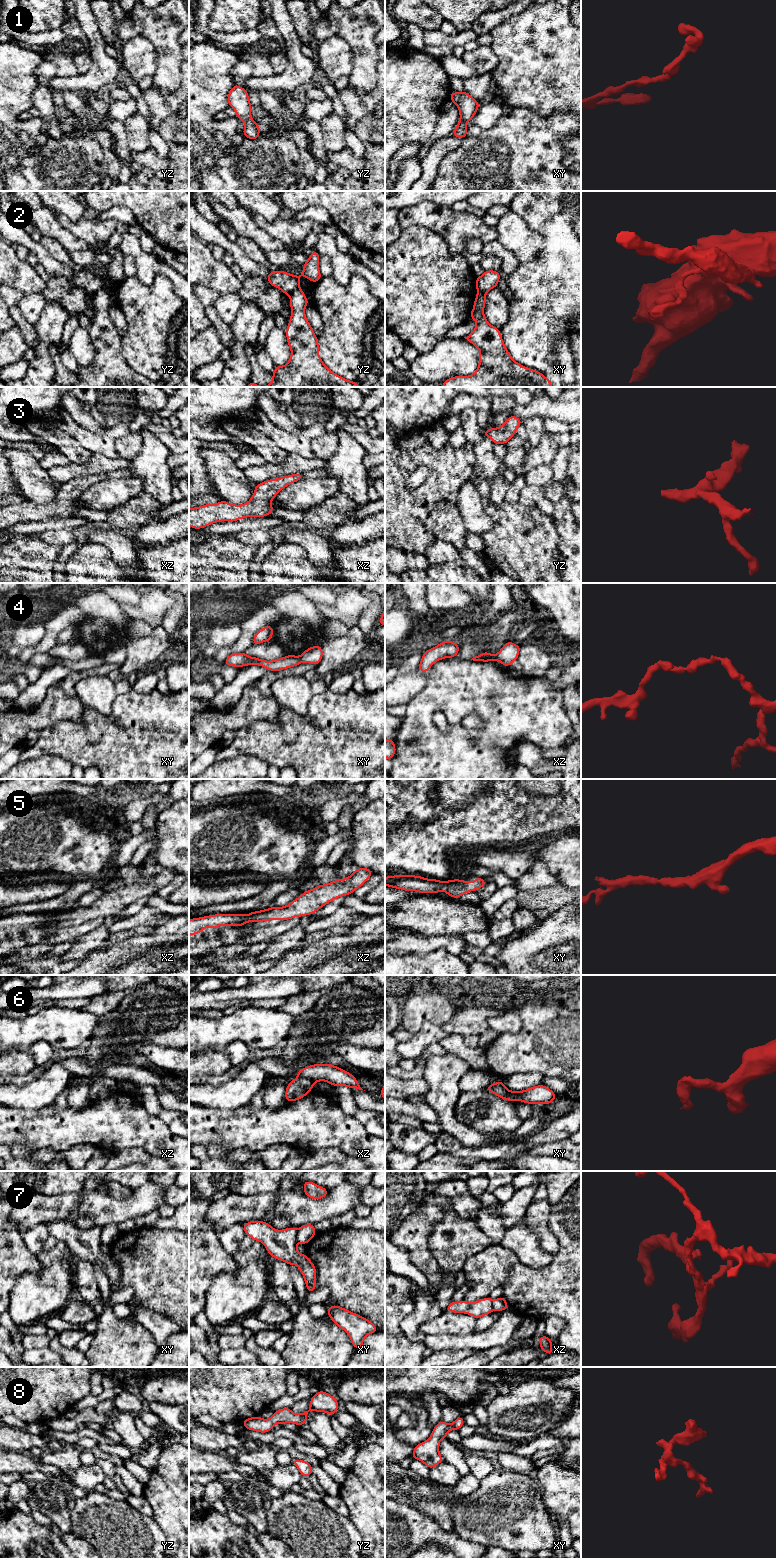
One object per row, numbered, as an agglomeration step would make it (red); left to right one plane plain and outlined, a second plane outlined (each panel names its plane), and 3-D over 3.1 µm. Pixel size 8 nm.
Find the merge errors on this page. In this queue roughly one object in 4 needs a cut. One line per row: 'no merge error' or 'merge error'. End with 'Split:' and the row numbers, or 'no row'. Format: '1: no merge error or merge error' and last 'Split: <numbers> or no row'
1: no merge error
2: merge error
3: no merge error
4: merge error
5: no merge error
6: merge error
7: merge error
8: no merge error
Split: 2, 4, 6, 7

